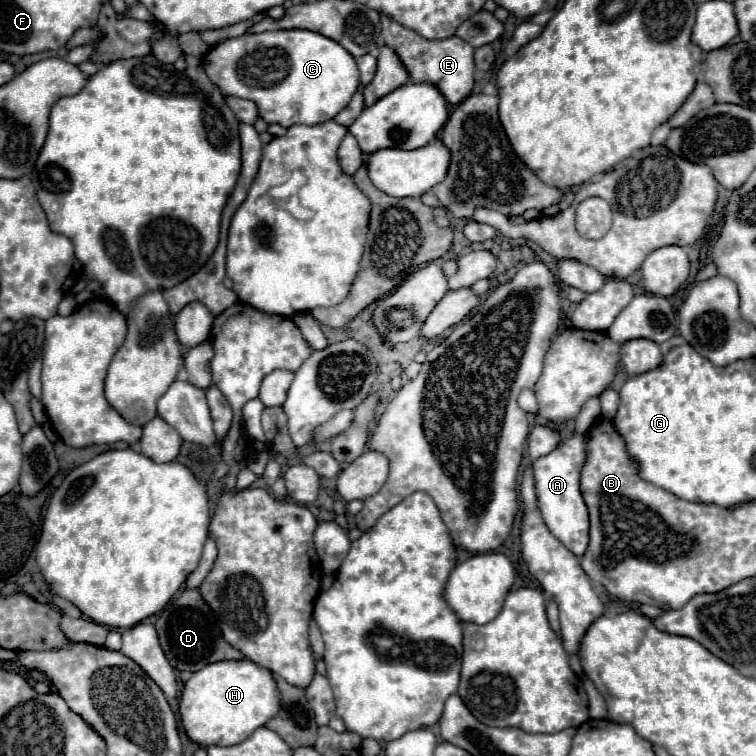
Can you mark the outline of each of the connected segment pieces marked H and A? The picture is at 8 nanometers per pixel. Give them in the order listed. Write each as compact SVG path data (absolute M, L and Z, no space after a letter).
M244 660L244 662L214 662L194 672L178 698L178 712L182 720L182 728L186 736L200 746L234 746L240 744L252 730L264 726L272 714L276 714L276 706L280 706L280 698L276 698L276 682L272 682L270 670Z
M572 434L558 444L550 454L534 462L538 508L548 530L576 556L582 556L588 546L588 508L580 492L580 472L586 462L588 434Z

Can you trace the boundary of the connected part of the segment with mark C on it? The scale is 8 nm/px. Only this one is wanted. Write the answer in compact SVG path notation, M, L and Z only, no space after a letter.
M276 30L224 40L204 56L202 64L210 82L218 86L224 96L252 100L266 124L280 124L284 128L290 128L294 124L314 126L332 120L340 110L348 106L352 94L360 84L360 74L354 58L338 42L332 42L330 38L324 38L322 34L310 30Z

